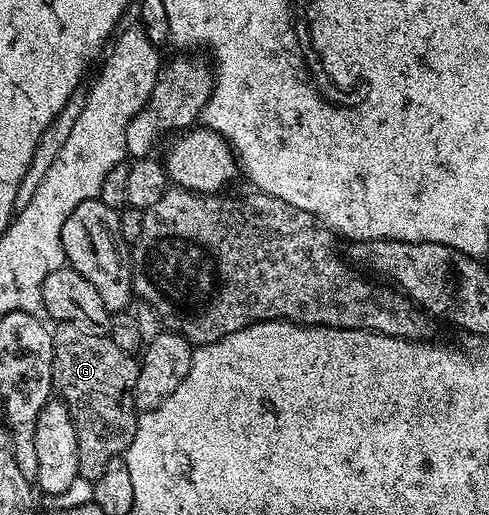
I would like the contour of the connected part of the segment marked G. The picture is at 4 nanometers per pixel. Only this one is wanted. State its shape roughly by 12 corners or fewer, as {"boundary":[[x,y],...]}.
{"boundary":[[53,333],[53,391],[68,406],[78,475],[125,453],[139,361],[109,335]]}

